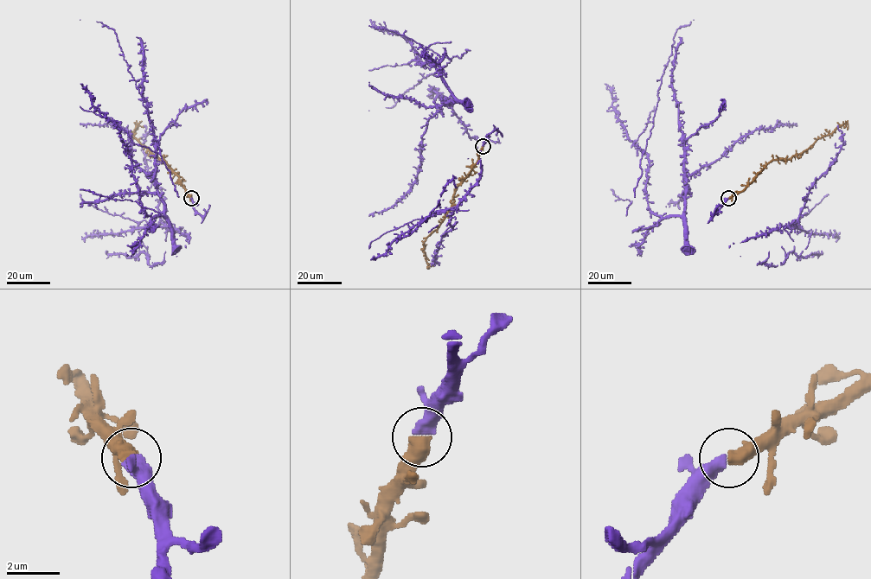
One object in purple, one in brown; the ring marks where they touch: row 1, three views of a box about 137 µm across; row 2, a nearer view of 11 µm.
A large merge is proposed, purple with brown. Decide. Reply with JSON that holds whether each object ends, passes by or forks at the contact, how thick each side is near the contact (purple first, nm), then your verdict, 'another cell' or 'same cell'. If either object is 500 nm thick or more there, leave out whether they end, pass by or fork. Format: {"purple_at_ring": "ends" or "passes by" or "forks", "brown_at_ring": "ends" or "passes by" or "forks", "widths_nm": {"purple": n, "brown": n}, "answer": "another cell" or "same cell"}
{"widths_nm": {"purple": 500, "brown": 550}, "answer": "same cell"}

